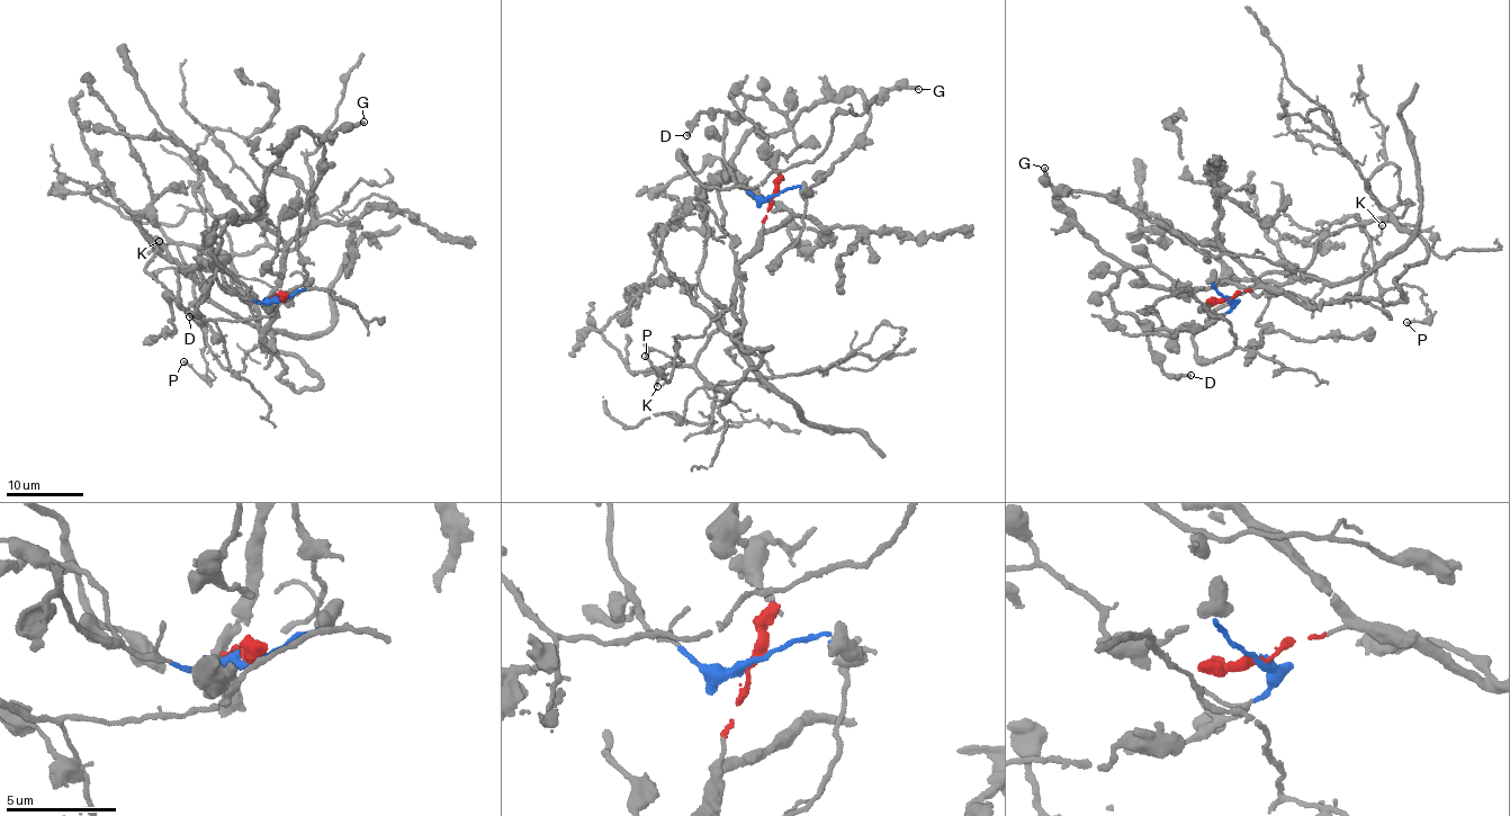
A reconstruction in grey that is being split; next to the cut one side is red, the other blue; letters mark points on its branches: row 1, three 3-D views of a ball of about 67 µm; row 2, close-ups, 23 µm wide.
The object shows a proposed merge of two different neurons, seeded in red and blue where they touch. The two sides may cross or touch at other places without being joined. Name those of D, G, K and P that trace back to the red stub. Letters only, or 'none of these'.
none of these

